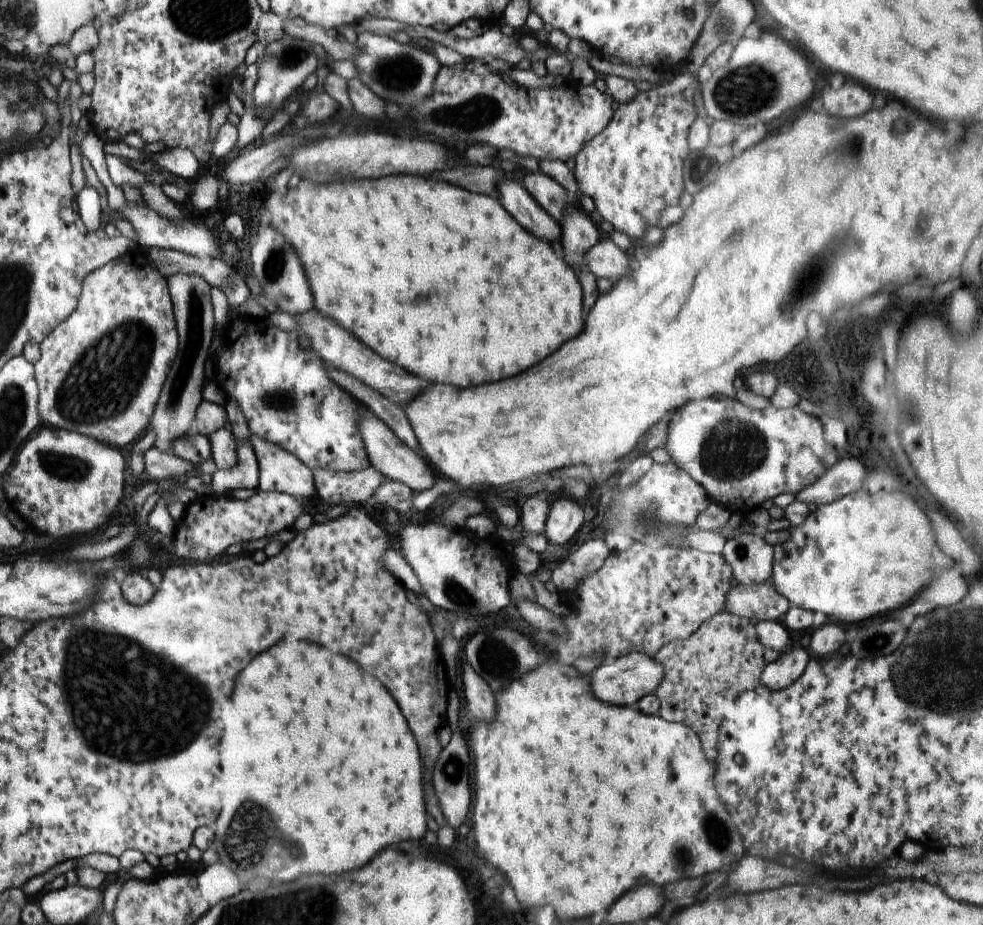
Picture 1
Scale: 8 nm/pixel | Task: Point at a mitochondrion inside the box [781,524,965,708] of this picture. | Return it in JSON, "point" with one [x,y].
{"point":[879,640]}

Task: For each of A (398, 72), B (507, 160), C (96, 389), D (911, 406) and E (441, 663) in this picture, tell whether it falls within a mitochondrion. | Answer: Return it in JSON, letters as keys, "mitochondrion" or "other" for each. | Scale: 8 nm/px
{"A":"mitochondrion","B":"other","C":"mitochondrion","D":"mitochondrion","E":"other"}

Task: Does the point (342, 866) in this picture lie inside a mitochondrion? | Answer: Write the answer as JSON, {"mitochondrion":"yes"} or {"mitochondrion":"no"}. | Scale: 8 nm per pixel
{"mitochondrion":"no"}

